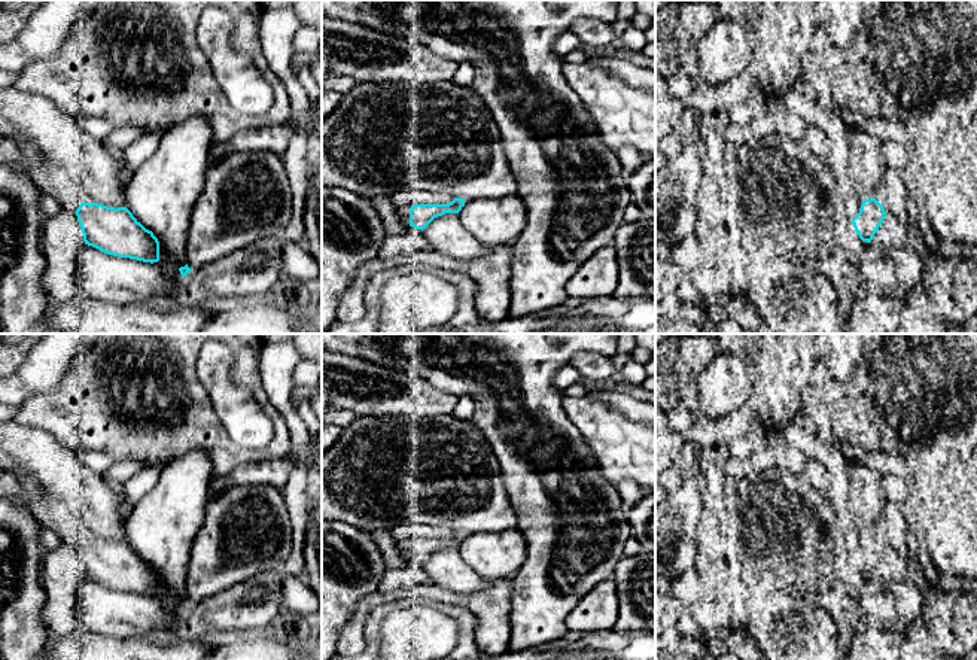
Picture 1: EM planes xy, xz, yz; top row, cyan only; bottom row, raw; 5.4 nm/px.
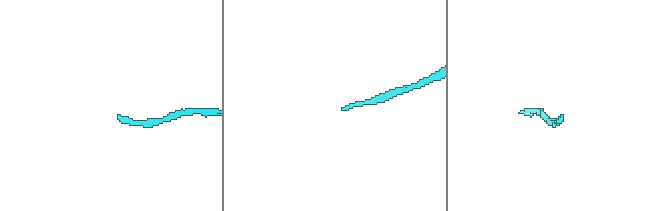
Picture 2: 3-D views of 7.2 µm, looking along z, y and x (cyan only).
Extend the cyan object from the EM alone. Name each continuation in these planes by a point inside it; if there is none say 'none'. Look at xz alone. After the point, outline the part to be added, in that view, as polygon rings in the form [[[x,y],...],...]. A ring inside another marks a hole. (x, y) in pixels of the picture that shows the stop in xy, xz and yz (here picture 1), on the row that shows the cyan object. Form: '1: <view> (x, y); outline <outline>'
1: xz (402, 213); outline [[[404,206],[396,209],[396,215],[404,225],[410,225],[410,210],[411,206]]]

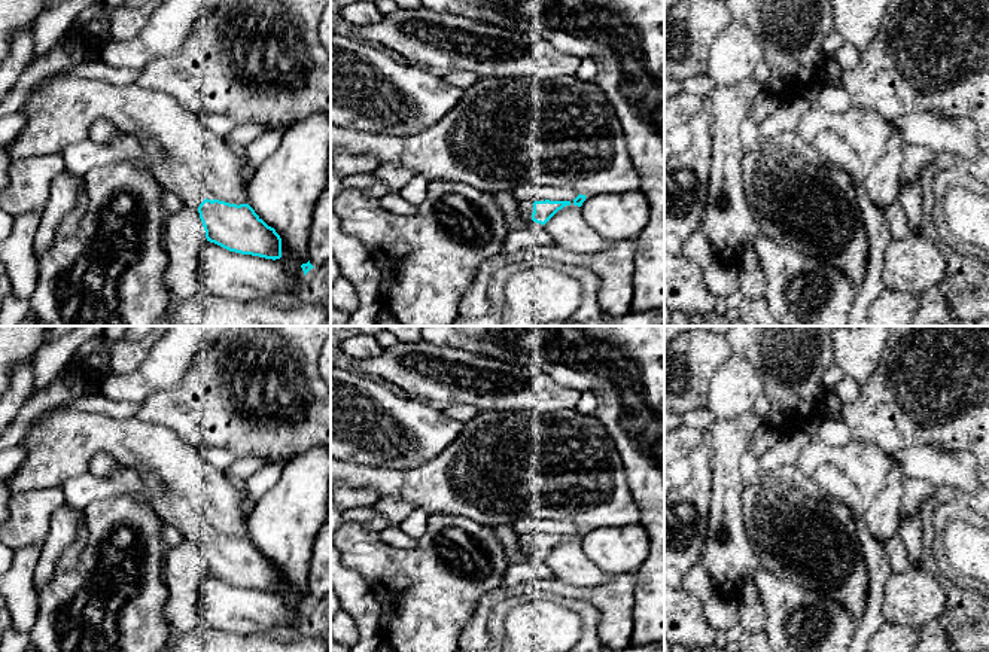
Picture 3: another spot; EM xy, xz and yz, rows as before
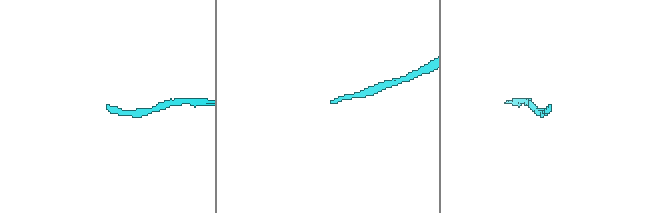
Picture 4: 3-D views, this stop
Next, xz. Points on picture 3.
1: xz (525, 209); outline [[[520,201],[517,204],[518,214],[526,222],[532,220],[533,202],[535,201]]]

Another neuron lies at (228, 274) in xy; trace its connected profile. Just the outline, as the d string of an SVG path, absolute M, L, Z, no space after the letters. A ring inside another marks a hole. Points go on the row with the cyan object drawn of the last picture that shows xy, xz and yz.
M206 241L198 253L195 274L204 292L238 301L296 292L304 278L286 271L277 261L229 252L210 241Z

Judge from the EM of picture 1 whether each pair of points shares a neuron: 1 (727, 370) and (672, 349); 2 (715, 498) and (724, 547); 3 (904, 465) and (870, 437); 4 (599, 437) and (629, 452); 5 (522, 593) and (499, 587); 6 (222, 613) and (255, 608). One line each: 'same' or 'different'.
1: different
2: same
3: different
4: same
5: different
6: same

